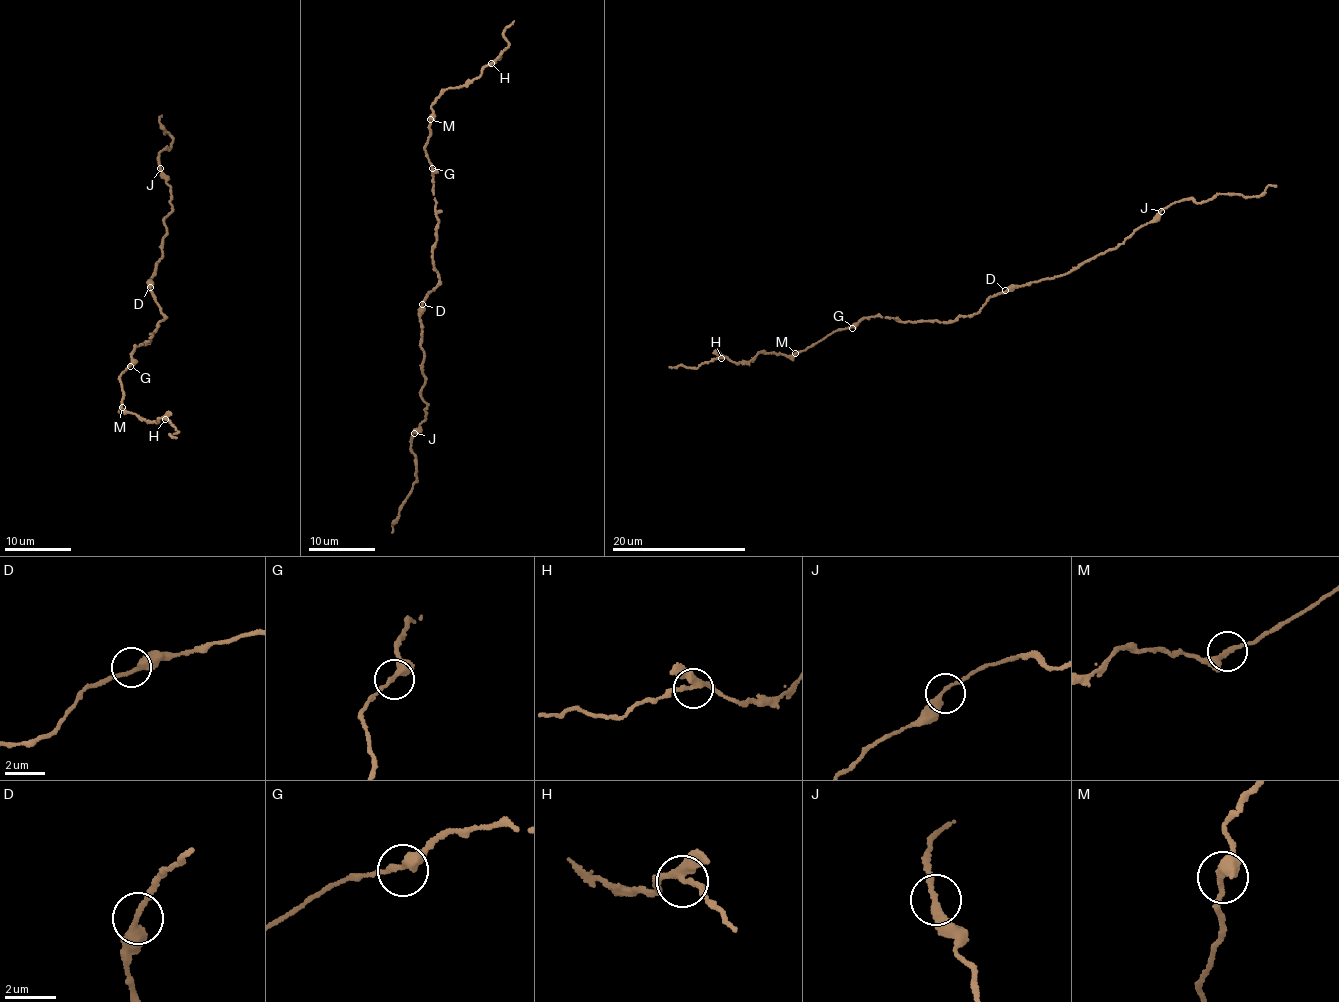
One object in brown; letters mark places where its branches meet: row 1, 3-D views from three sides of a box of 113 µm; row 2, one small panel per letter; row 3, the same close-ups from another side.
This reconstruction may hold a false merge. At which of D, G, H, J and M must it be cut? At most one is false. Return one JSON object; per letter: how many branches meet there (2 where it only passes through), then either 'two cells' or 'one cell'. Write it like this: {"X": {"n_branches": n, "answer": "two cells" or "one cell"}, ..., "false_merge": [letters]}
{"D": {"n_branches": 2, "answer": "one cell"}, "G": {"n_branches": 3, "answer": "one cell"}, "H": {"n_branches": 3, "answer": "two cells"}, "J": {"n_branches": 2, "answer": "one cell"}, "M": {"n_branches": 3, "answer": "one cell"}, "false_merge": ["H"]}

